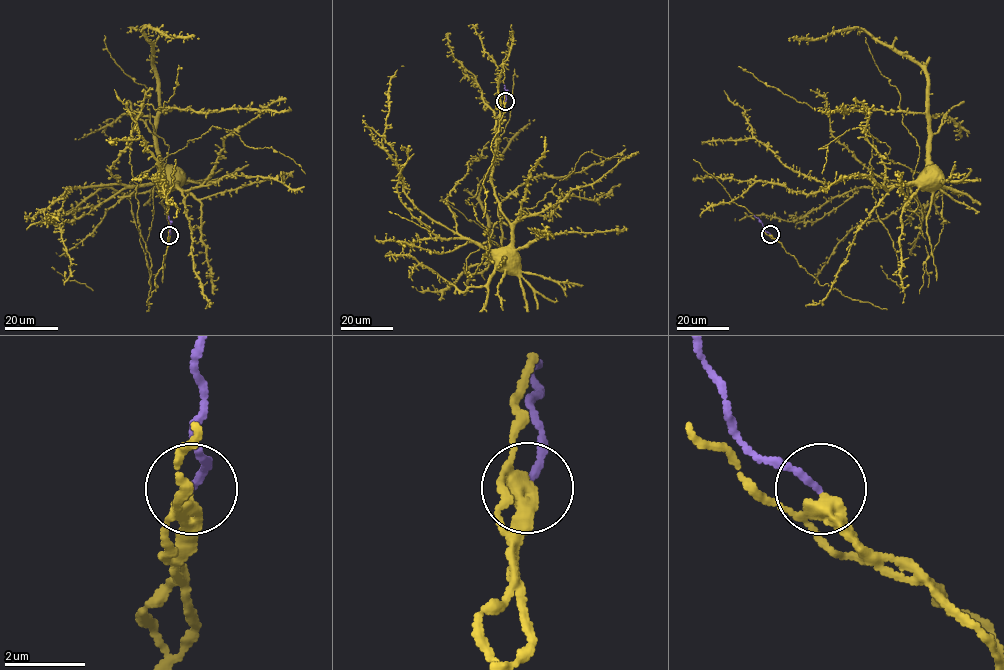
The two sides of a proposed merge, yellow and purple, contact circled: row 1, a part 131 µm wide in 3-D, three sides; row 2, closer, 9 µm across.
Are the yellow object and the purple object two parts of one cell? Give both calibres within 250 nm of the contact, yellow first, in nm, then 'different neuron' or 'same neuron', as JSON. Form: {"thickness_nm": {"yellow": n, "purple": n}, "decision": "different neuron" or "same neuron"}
{"thickness_nm": {"yellow": 280, "purple": 170}, "decision": "same neuron"}

